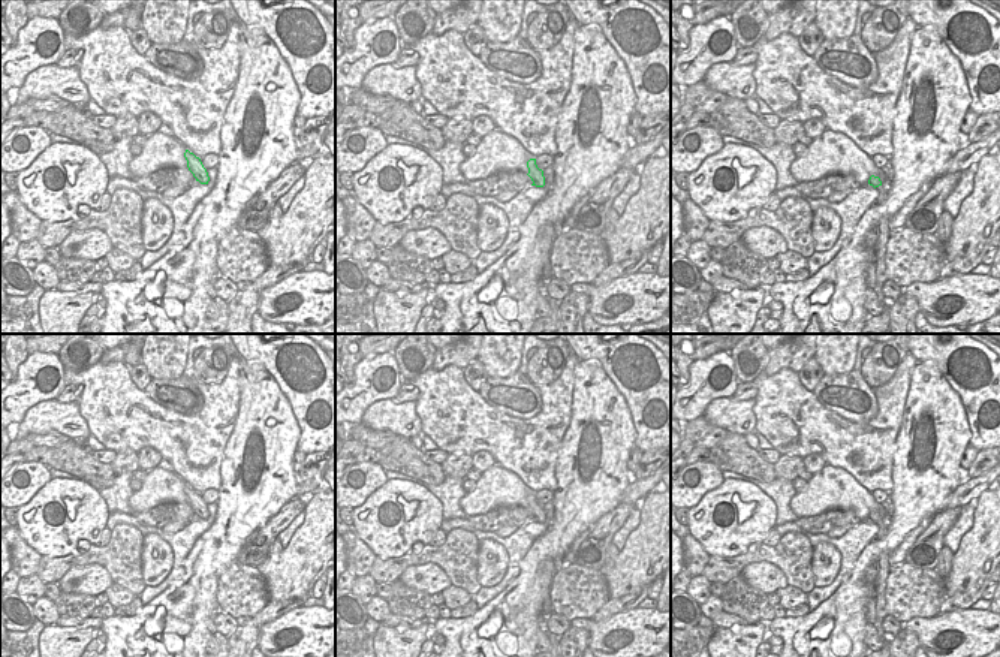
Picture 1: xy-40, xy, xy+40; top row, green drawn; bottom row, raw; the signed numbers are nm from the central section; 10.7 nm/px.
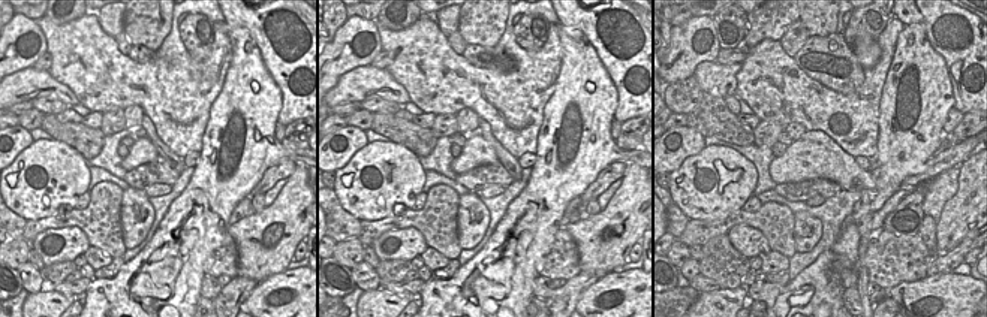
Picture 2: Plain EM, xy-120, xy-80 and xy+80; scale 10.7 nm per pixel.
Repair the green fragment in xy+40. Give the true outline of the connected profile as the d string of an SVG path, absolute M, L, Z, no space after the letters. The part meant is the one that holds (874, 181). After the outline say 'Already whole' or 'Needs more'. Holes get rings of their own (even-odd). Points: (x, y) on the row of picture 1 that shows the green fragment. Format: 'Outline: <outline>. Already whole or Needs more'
Outline: M871 175L868 184L879 190L879 198L876 199L876 204L877 205L883 204L889 192L889 180L882 183L879 177Z. Needs more

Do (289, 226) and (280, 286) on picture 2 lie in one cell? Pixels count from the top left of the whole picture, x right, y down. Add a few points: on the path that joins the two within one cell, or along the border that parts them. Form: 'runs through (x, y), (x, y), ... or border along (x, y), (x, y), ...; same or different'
border along (285, 269), (268, 275), (259, 283); different

